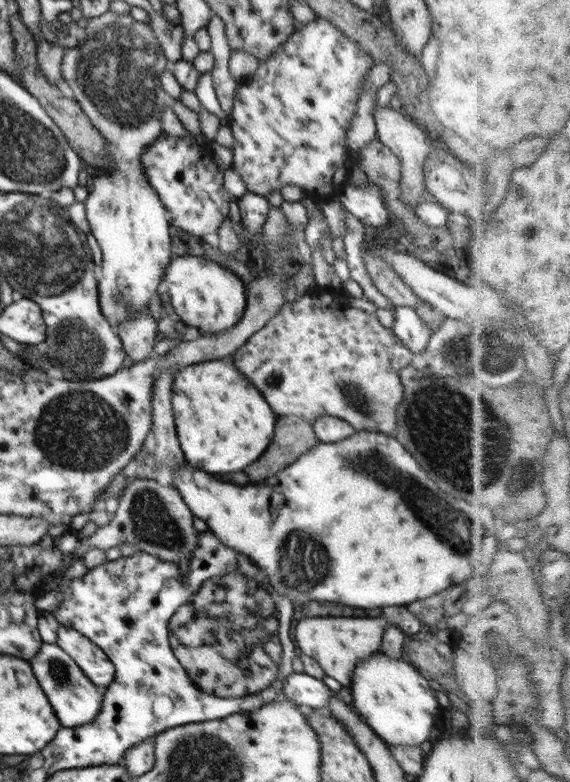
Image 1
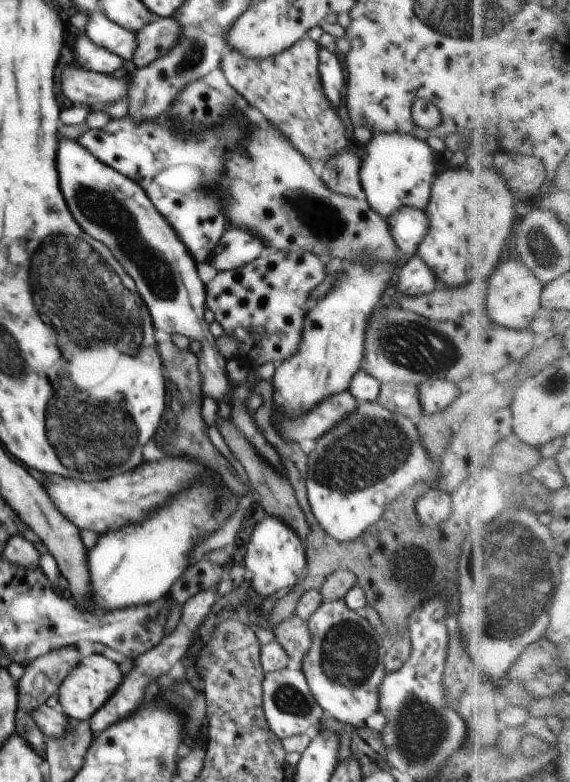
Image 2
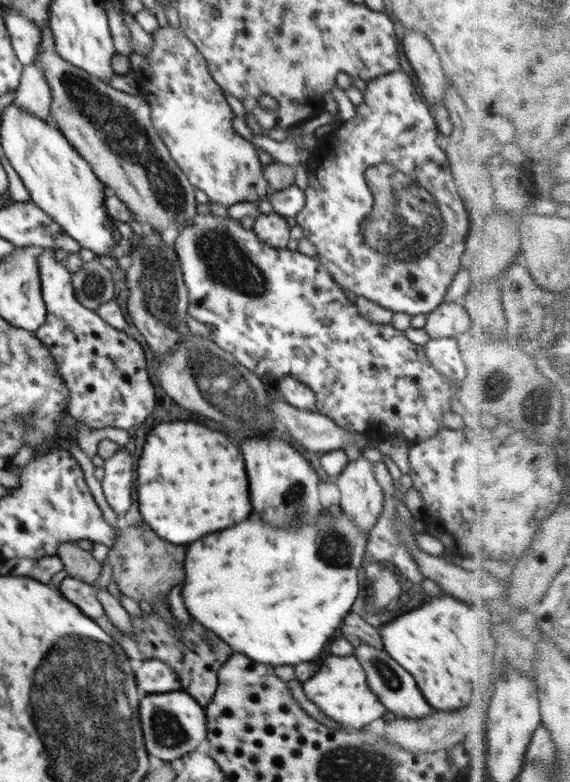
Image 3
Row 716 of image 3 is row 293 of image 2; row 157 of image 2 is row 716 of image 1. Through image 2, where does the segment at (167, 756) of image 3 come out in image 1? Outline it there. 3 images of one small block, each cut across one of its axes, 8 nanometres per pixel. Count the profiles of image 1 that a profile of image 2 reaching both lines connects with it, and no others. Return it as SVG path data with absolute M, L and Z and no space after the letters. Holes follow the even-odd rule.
M43 643L40 651L30 660L30 666L32 666L36 678L40 680L40 686L46 692L62 726L72 728L84 725L94 721L94 717L98 716L100 707L102 707L102 690L92 684L80 670L80 666L57 643Z

